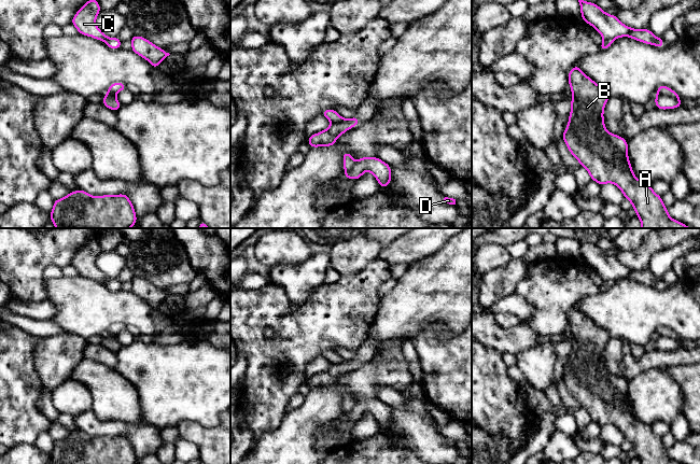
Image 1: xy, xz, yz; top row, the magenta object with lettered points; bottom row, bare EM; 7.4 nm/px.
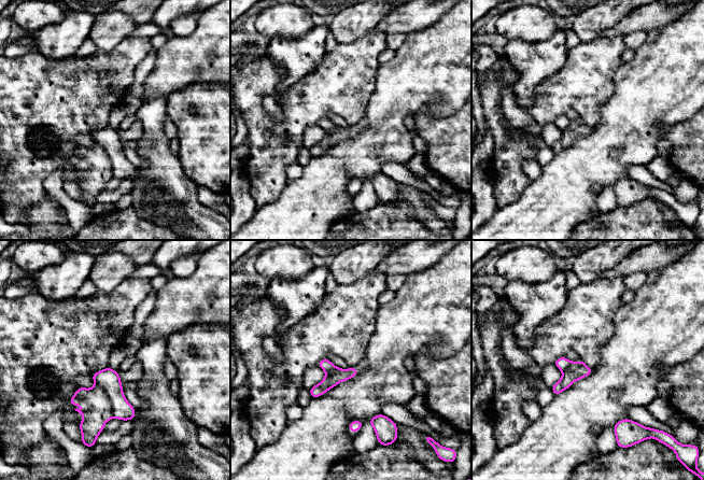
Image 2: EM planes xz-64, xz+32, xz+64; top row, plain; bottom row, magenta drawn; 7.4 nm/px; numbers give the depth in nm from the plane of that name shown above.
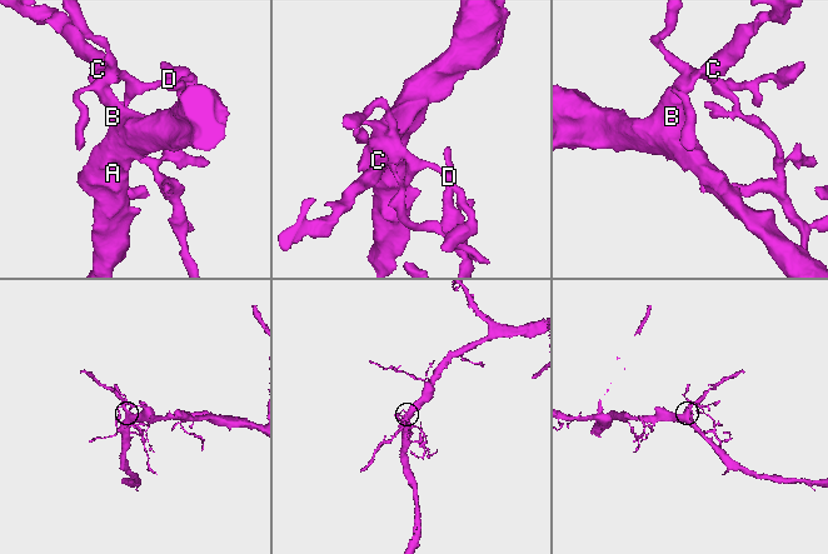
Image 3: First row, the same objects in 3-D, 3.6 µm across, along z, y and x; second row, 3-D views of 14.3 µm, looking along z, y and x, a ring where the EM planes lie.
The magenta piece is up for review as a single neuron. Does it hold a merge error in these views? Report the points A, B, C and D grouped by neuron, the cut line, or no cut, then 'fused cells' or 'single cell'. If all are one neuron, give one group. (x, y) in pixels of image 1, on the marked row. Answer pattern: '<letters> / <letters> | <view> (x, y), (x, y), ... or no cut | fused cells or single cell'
A B C / D | xz (347, 120), (331, 123) | fused cells

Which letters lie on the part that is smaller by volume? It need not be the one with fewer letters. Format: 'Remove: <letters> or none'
Remove: D

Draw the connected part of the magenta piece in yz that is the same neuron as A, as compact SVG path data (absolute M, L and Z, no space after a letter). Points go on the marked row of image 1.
M577 65L568 75L573 95L569 123L562 135L570 153L588 172L592 181L599 185L615 184L628 199L641 221L641 228L690 228L686 224L673 220L664 206L661 196L657 195L650 184L639 180L632 170L628 156L628 141L607 131L604 124L604 108L611 98L606 88L598 85L587 76Z

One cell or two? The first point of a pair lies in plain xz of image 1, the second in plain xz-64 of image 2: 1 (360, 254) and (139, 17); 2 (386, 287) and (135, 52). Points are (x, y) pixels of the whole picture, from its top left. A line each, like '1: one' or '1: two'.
1: two
2: two

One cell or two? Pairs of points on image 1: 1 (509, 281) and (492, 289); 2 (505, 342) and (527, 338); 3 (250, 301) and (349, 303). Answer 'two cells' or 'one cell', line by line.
1: one cell
2: one cell
3: one cell

